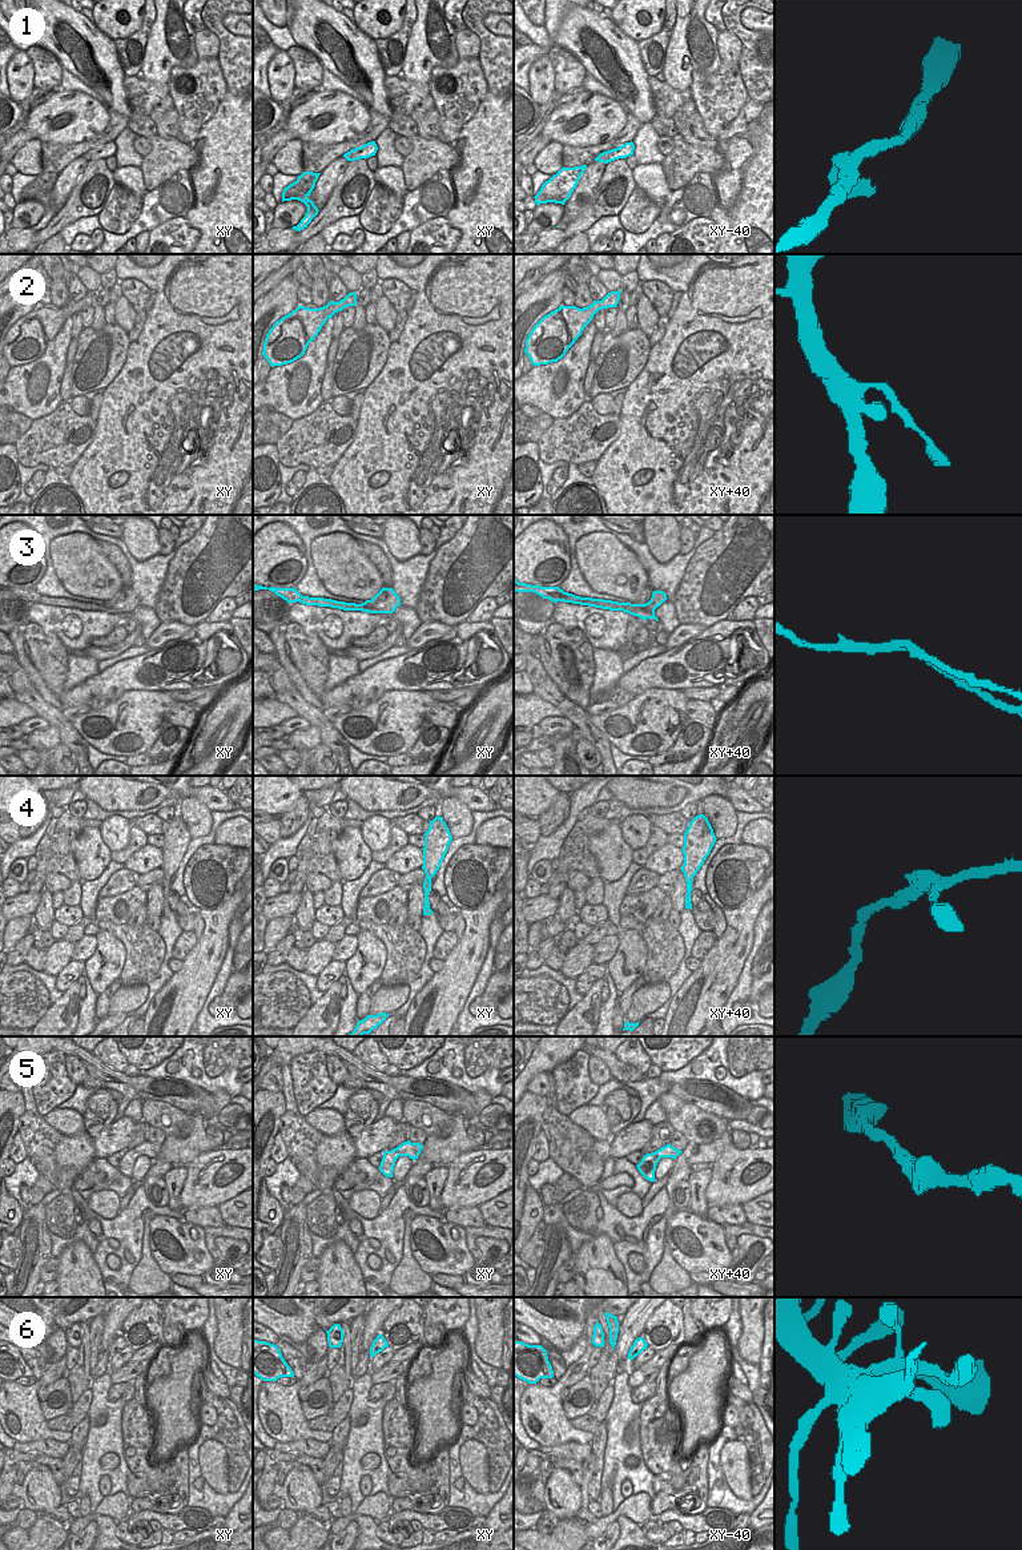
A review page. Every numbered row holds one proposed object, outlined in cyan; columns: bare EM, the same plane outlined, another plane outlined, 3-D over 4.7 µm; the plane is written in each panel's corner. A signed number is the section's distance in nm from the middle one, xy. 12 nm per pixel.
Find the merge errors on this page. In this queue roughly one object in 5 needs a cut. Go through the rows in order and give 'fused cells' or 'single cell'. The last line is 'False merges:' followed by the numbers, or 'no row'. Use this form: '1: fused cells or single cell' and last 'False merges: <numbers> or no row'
1: single cell
2: single cell
3: fused cells
4: single cell
5: single cell
6: single cell
False merges: 3

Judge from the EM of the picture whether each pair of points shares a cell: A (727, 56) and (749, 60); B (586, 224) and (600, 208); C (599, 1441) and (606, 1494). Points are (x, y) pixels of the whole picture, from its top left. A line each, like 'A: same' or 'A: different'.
A: different
B: same
C: different

